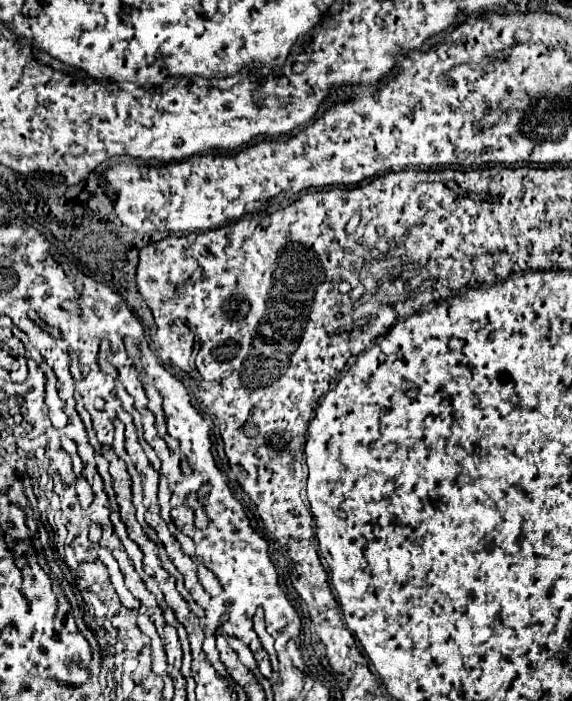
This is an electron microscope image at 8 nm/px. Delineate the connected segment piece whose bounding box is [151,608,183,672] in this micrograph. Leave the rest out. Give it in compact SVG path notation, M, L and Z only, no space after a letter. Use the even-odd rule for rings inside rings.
M160 608L154 611L151 618L166 651L167 669L169 669L169 672L181 672L183 652L176 629L165 621L163 611Z

